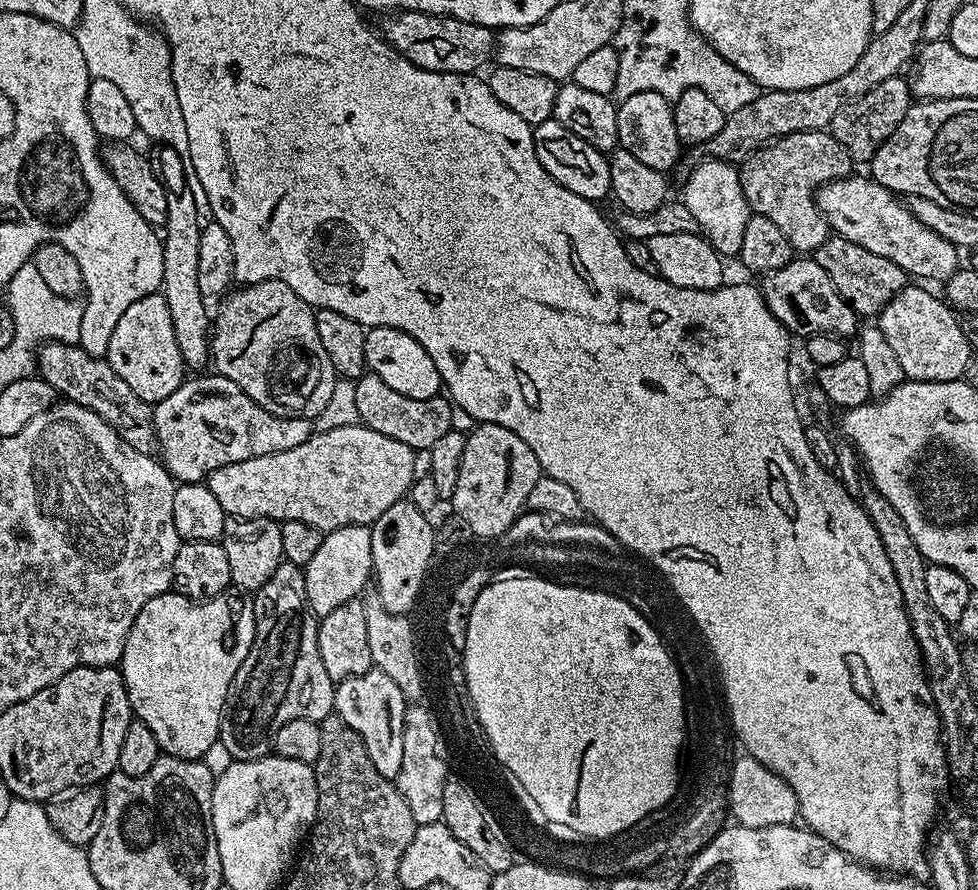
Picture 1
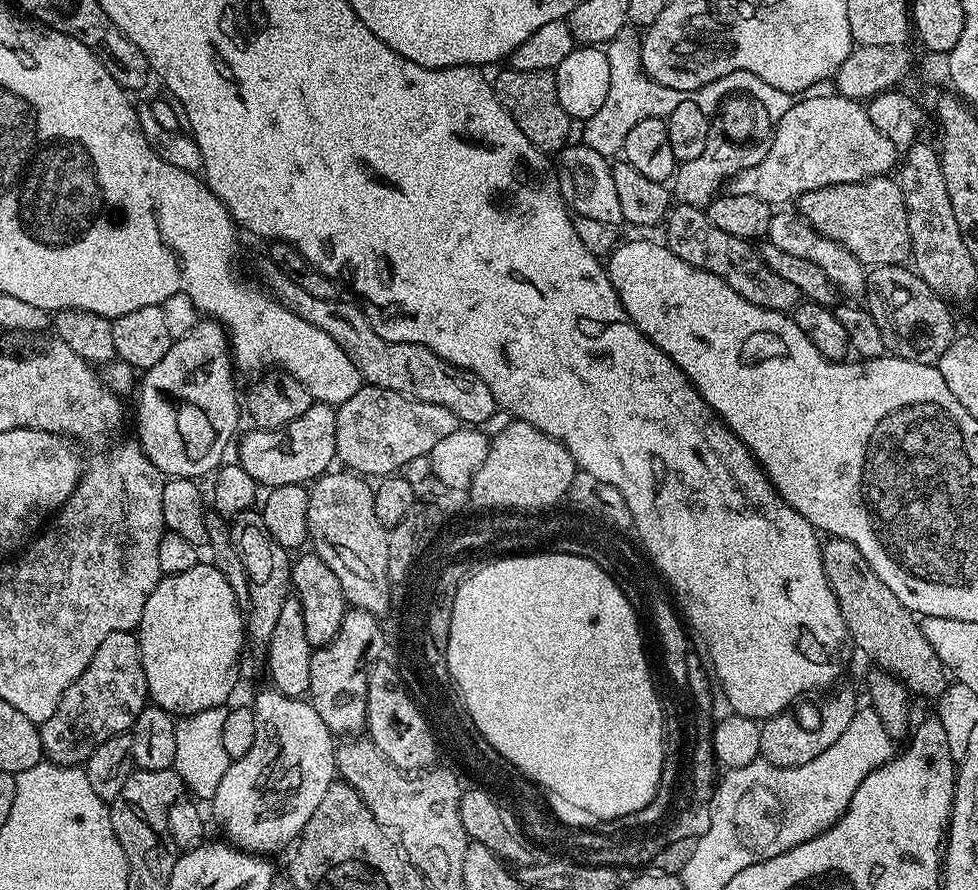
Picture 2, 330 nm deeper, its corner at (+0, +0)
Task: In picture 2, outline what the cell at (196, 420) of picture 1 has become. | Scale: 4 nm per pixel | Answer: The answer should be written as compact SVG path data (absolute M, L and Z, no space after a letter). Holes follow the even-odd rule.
M313 402L306 414L294 418L294 422L290 422L285 428L253 427L252 432L246 433L244 437L241 435L238 462L261 489L307 485L333 467L336 460L335 425L336 408L331 404Z

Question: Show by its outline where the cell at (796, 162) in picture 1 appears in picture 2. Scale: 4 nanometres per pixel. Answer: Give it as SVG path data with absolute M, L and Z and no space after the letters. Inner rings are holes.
M871 176L869 180L859 180L838 186L826 186L822 190L812 190L802 194L798 201L798 211L826 238L846 246L854 258L866 266L877 264L904 264L910 256L910 230L906 222L906 206L899 183L888 176Z

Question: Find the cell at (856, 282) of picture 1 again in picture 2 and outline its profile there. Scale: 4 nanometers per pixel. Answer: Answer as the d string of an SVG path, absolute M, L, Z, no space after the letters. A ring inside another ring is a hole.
M877 264L868 272L866 307L882 330L885 349L903 360L939 365L958 335L949 301L930 290L919 274L904 264Z

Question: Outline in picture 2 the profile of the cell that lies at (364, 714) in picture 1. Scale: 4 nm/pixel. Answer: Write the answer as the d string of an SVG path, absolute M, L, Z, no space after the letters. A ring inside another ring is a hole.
M349 607L348 613L342 618L342 626L338 626L338 634L334 634L326 646L313 651L307 695L322 722L326 722L326 726L337 737L348 738L365 731L368 723L368 674L372 665L381 659L384 645L383 631L377 617L361 608Z

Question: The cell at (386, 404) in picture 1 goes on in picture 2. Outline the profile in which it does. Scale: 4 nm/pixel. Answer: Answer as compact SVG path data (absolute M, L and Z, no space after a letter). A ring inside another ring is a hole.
M364 384L351 398L346 398L336 408L336 425L334 426L334 446L336 460L345 469L351 470L365 478L383 478L399 473L406 466L406 462L419 456L427 456L447 438L454 434L461 422L446 406L434 406L434 402L418 402L414 398L406 398L402 394L394 394L394 390L382 390L373 384Z

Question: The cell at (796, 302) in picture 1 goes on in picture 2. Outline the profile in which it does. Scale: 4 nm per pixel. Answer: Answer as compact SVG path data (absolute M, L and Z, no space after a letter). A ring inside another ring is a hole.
M677 203L669 211L662 231L663 243L671 252L678 254L682 262L690 262L690 266L722 278L722 282L726 282L730 290L738 290L738 294L742 294L746 302L754 302L754 306L762 306L766 310L787 313L791 313L792 309L801 303L798 286L786 282L786 278L778 278L778 274L774 274L774 270L770 270L766 262L760 260L760 253L753 241L734 238L734 234L718 230L718 226L710 222L704 208Z

